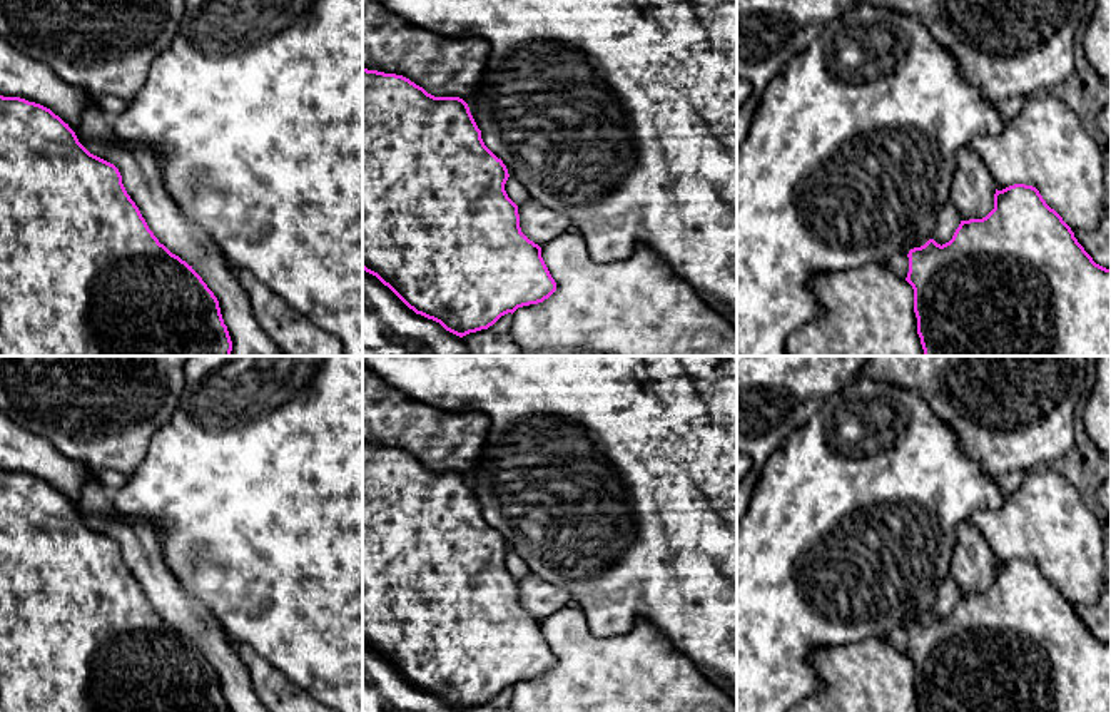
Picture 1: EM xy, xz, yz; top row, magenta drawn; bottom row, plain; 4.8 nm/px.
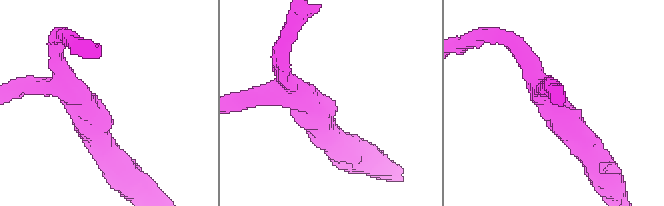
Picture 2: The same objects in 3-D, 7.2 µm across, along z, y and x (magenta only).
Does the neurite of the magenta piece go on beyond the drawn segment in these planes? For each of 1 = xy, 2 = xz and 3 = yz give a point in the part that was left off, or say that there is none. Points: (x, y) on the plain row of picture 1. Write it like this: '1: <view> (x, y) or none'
1: none
2: none
3: none

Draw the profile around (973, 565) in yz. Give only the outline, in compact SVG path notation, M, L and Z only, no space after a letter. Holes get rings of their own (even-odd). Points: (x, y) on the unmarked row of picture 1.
M967 520L956 528L951 575L961 595L982 593L994 583L996 560L987 542Z

